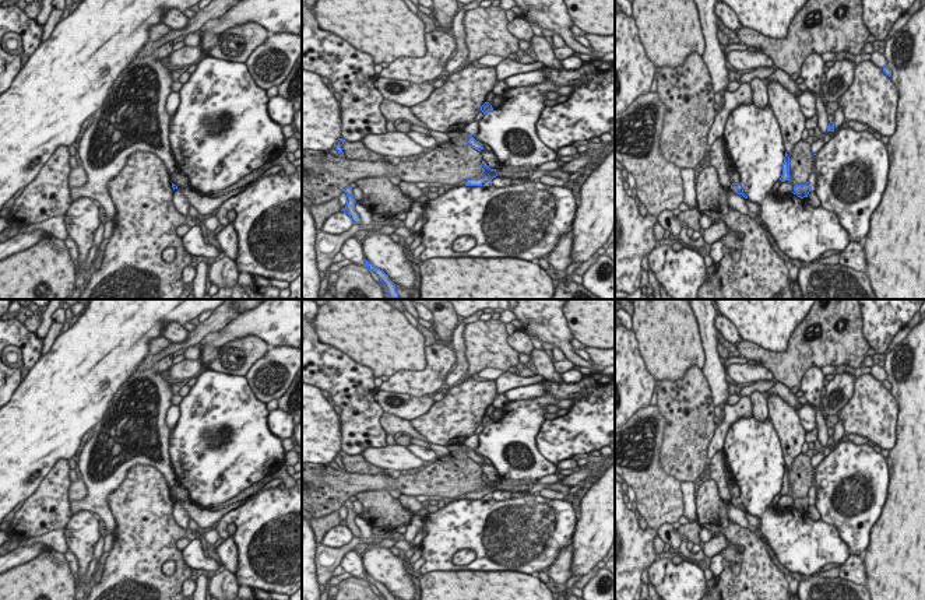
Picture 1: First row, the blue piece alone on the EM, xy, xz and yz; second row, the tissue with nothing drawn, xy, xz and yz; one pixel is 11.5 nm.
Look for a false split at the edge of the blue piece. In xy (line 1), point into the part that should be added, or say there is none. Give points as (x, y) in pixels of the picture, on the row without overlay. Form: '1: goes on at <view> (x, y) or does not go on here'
1: does not go on here

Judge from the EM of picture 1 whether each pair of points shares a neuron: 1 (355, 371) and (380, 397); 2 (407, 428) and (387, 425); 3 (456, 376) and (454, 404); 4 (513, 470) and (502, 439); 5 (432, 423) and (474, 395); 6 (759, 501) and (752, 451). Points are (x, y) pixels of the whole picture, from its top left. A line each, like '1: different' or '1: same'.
1: different
2: same
3: different
4: same
5: same
6: same

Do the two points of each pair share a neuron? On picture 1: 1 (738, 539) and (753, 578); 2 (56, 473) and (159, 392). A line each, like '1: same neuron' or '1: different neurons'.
1: same neuron
2: different neurons

